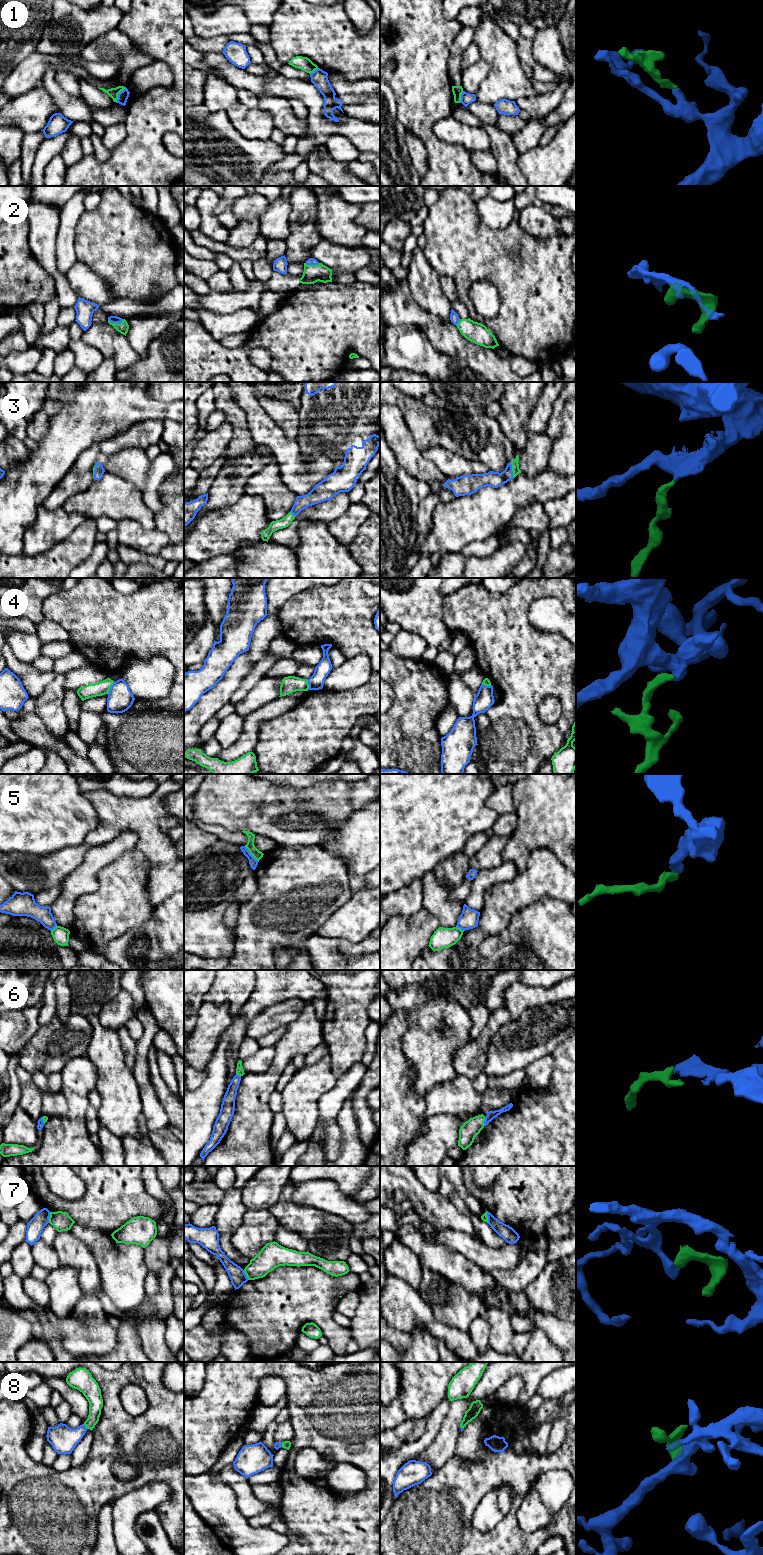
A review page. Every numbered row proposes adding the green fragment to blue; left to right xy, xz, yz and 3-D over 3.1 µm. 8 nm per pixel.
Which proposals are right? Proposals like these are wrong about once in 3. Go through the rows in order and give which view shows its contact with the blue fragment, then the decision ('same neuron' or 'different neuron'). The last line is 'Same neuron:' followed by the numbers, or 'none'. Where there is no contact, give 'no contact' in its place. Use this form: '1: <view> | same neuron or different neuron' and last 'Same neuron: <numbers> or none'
1: xy | different neuron
2: xy | same neuron
3: yz | same neuron
4: xy | different neuron
5: xz | different neuron
6: yz | same neuron
7: xy | different neuron
8: xy | same neuron
Same neuron: 2, 3, 6, 8

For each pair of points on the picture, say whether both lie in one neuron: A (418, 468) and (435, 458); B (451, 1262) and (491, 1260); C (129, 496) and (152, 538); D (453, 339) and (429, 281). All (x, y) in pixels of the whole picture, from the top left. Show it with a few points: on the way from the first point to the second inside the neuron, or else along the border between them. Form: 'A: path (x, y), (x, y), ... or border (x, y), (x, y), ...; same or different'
A: border (421, 452), (425, 458), (448, 476); different
B: border (450, 1248), (462, 1253), (486, 1271); different
C: border (127, 519), (133, 519), (145, 529), (154, 529); different
D: border (425, 310), (435, 314), (442, 321), (450, 321); different

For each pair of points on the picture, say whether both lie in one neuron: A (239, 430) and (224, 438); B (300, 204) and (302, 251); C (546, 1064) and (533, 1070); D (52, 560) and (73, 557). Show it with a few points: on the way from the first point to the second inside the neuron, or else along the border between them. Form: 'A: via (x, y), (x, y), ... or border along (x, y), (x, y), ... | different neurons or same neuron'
A: border along (225, 420), (232, 427), (231, 440) | different neurons
B: via (297, 216), (300, 239) | same neuron
C: via (543, 1067), (536, 1070) | same neuron
D: via (57, 558), (68, 557) | same neuron

